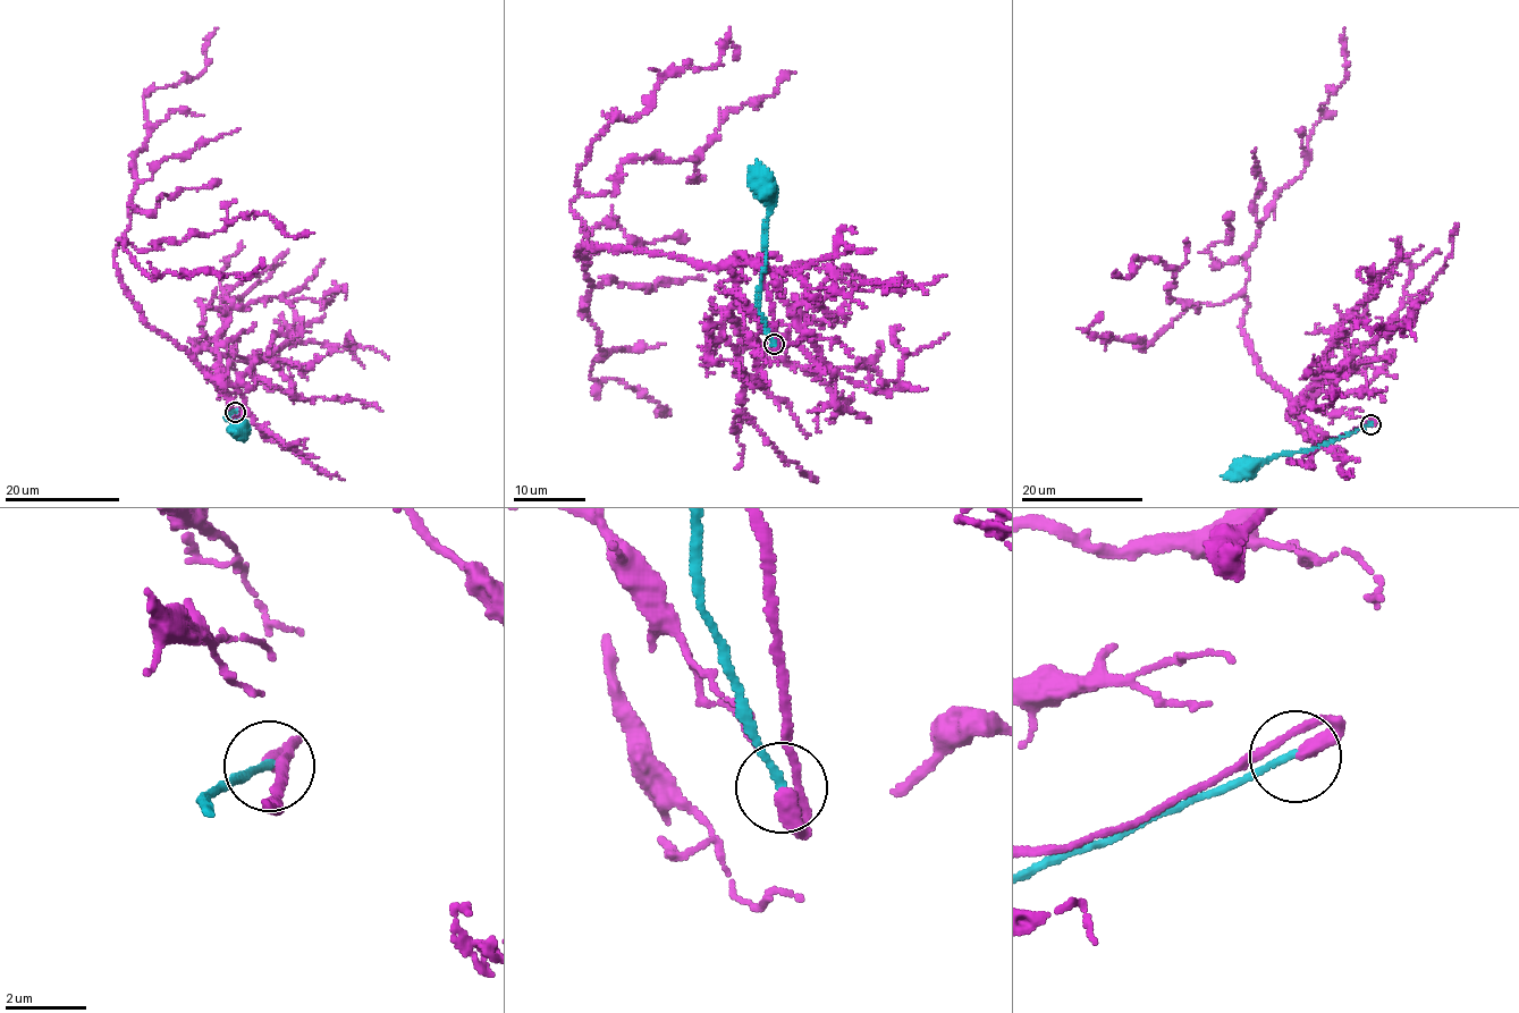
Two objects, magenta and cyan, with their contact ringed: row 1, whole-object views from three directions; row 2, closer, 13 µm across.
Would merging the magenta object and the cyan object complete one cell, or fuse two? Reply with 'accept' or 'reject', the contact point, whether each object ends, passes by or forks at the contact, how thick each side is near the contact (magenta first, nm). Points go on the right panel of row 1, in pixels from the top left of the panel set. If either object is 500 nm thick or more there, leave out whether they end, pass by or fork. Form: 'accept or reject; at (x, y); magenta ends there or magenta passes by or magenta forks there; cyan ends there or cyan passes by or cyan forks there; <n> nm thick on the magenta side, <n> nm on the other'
reject; at (1370, 424); magenta ends there; cyan ends there; 380 nm thick on the magenta side, 170 nm on the other

